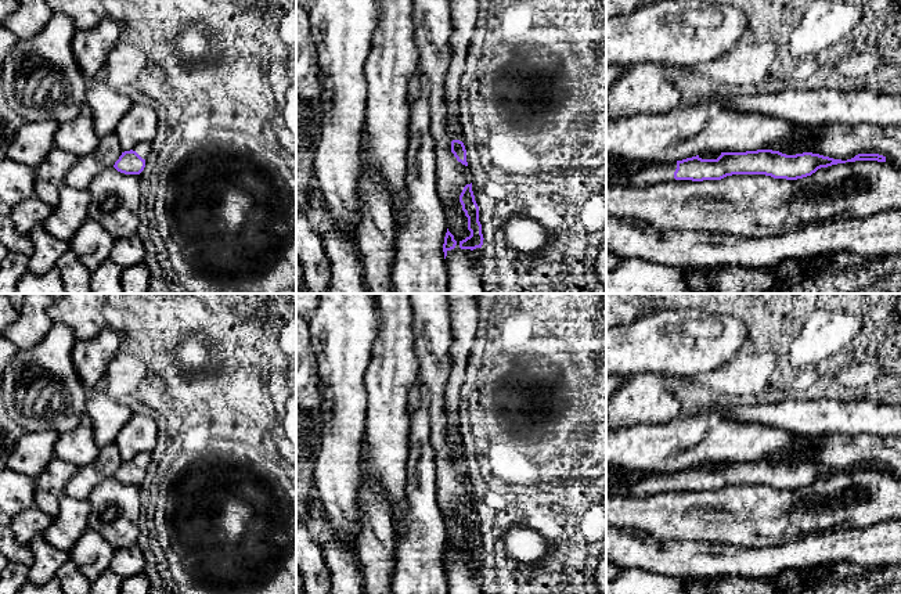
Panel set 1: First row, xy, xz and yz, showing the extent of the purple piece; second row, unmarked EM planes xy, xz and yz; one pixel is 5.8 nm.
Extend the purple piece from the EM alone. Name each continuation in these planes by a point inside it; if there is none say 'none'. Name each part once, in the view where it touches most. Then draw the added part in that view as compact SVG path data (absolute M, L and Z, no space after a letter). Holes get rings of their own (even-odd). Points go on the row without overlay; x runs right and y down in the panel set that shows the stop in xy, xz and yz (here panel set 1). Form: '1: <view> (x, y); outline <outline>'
1: yz (659, 482); outline M608 467L606 472L610 475L610 480L606 485L608 494L620 494L620 496L634 496L634 497L645 497L664 492L674 492L674 482L677 479L675 472L663 472L655 471L650 476L642 480L632 480L628 486L621 486L616 476L621 474L626 468Z

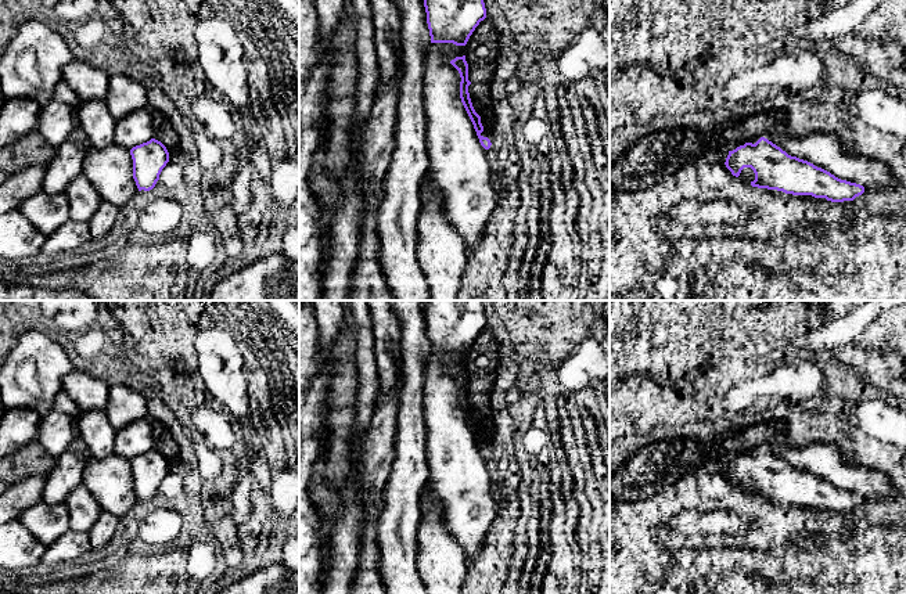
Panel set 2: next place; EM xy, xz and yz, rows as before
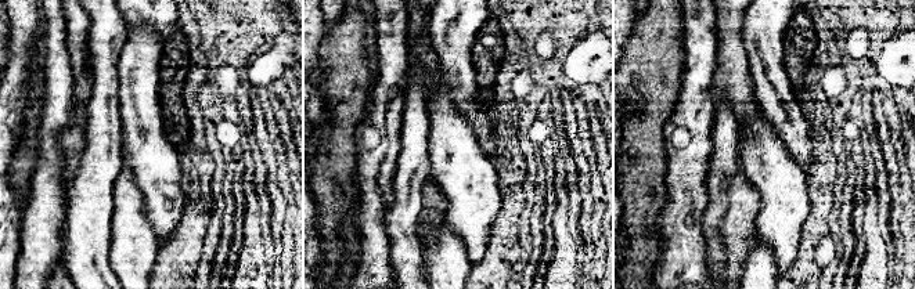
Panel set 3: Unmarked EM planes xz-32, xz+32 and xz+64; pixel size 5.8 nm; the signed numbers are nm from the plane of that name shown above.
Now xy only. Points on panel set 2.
none

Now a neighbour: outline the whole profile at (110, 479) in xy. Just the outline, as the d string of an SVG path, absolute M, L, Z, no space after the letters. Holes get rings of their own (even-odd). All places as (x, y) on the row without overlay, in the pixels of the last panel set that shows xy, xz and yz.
M116 454L107 458L89 457L82 485L96 497L103 511L119 519L139 503L130 460Z

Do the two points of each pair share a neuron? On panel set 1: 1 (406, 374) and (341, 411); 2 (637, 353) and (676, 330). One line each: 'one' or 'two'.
1: two
2: one

